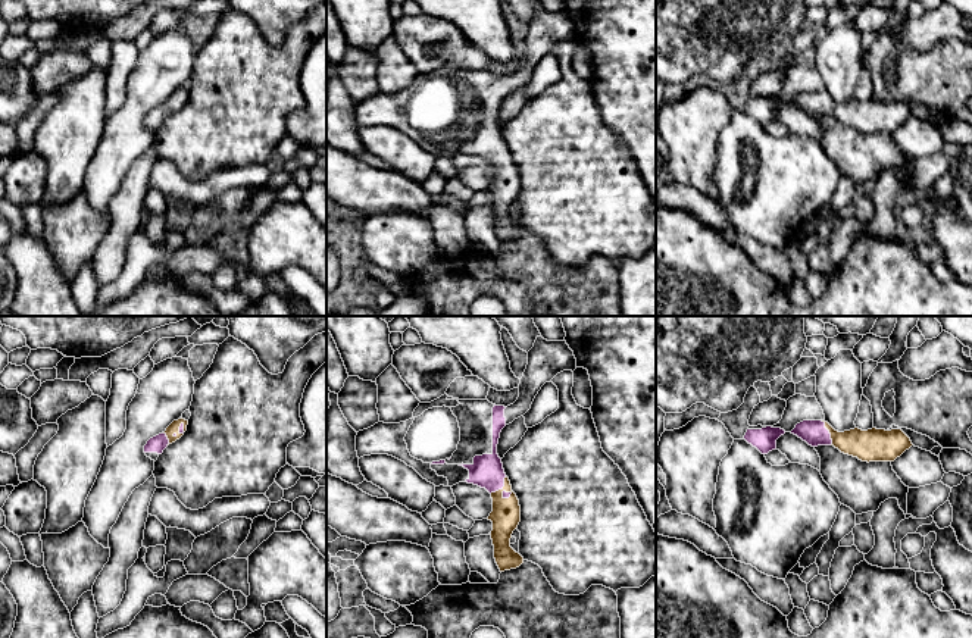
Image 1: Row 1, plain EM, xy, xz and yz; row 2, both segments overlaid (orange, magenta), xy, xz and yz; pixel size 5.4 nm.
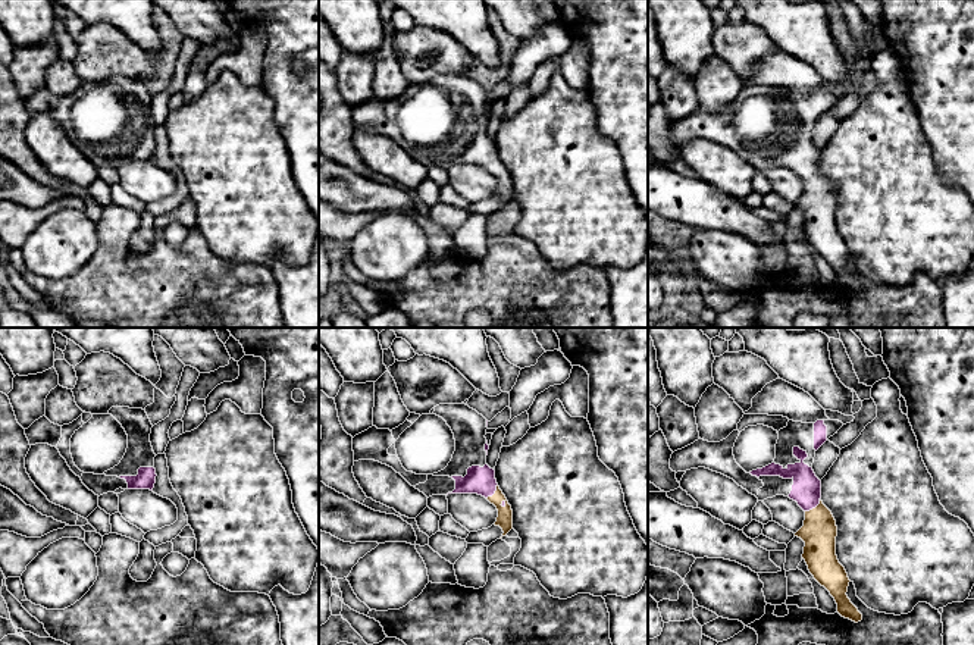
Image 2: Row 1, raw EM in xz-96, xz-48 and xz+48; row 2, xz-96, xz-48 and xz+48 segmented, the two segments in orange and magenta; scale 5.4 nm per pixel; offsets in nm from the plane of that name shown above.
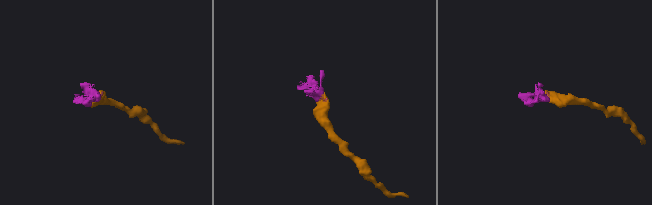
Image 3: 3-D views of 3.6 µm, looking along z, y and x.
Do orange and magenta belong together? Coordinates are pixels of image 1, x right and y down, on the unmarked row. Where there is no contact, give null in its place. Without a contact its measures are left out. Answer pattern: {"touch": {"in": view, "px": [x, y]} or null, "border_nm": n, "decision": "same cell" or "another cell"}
{"touch": {"in": "xz", "px": [500, 160]}, "border_nm": 130, "decision": "same cell"}

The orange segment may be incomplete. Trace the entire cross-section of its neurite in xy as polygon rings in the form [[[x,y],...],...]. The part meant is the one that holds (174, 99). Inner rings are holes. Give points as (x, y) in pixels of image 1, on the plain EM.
[[[178,90],[178,91],[174,91],[165,103],[150,109],[147,112],[147,115],[144,116],[144,123],[157,123],[157,125],[162,125],[163,121],[175,113],[176,110],[179,110],[184,103],[187,101],[187,96],[188,96],[188,91],[185,90]]]

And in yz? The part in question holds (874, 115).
[[[803,91],[791,104],[812,118],[834,116],[841,123],[857,128],[862,132],[894,132],[913,115],[901,100],[859,98],[838,103],[828,93]]]

